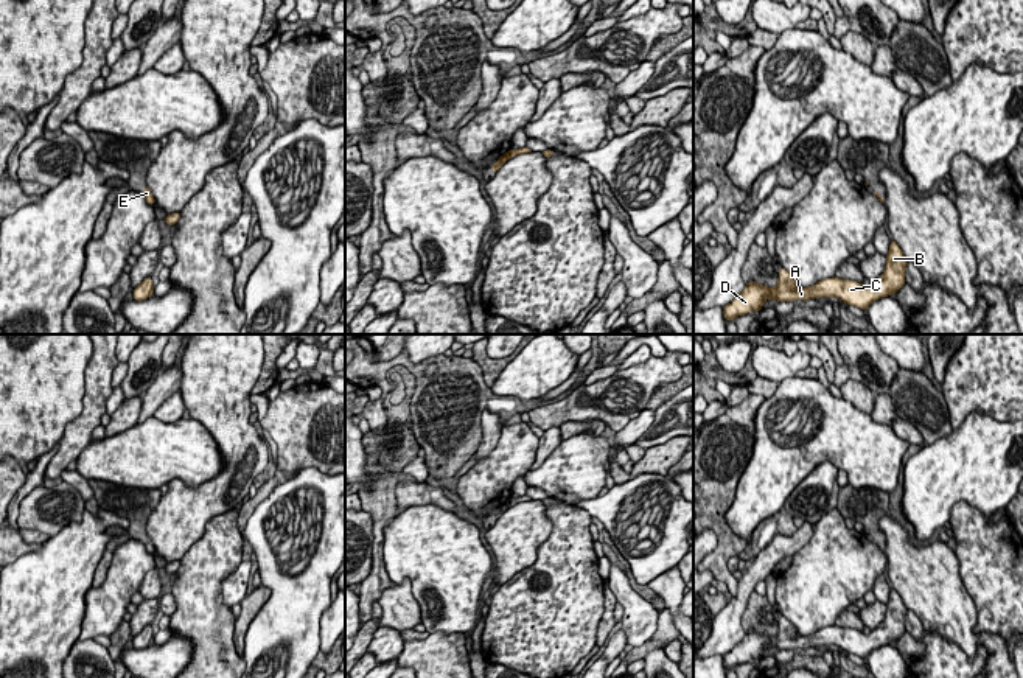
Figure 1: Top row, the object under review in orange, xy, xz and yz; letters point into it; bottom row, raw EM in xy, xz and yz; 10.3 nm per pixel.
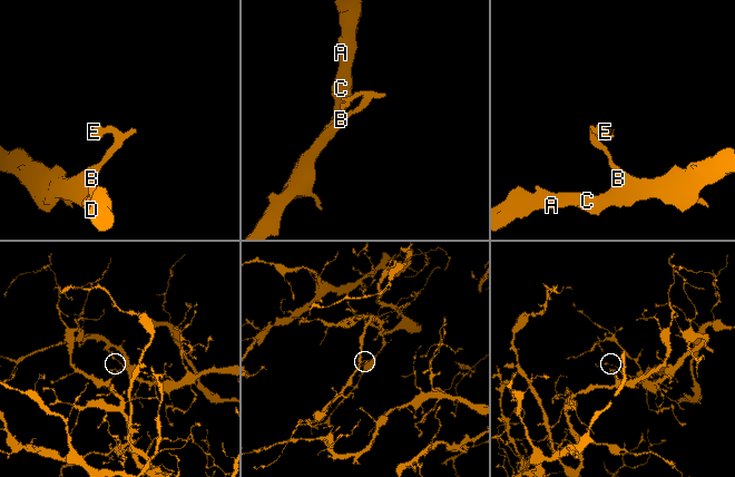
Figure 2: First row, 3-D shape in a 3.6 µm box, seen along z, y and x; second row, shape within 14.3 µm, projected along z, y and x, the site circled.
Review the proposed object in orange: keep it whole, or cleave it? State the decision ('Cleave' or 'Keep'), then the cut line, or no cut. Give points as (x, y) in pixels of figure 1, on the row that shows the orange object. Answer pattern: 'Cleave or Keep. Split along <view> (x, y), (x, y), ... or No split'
Keep. No split

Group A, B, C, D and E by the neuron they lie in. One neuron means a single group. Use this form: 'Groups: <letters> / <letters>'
Groups: A B C D E

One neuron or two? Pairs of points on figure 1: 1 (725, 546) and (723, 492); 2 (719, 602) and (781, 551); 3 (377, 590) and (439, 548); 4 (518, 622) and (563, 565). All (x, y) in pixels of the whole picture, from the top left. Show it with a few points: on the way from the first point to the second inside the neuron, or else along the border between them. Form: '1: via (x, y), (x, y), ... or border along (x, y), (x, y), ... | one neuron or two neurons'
1: via (723, 532), (715, 521), (715, 506) | one neuron
2: border along (728, 602), (714, 616) | two neurons
3: border along (383, 543), (383, 563), (392, 582) | two neurons
4: via (532, 608), (562, 579) | one neuron

